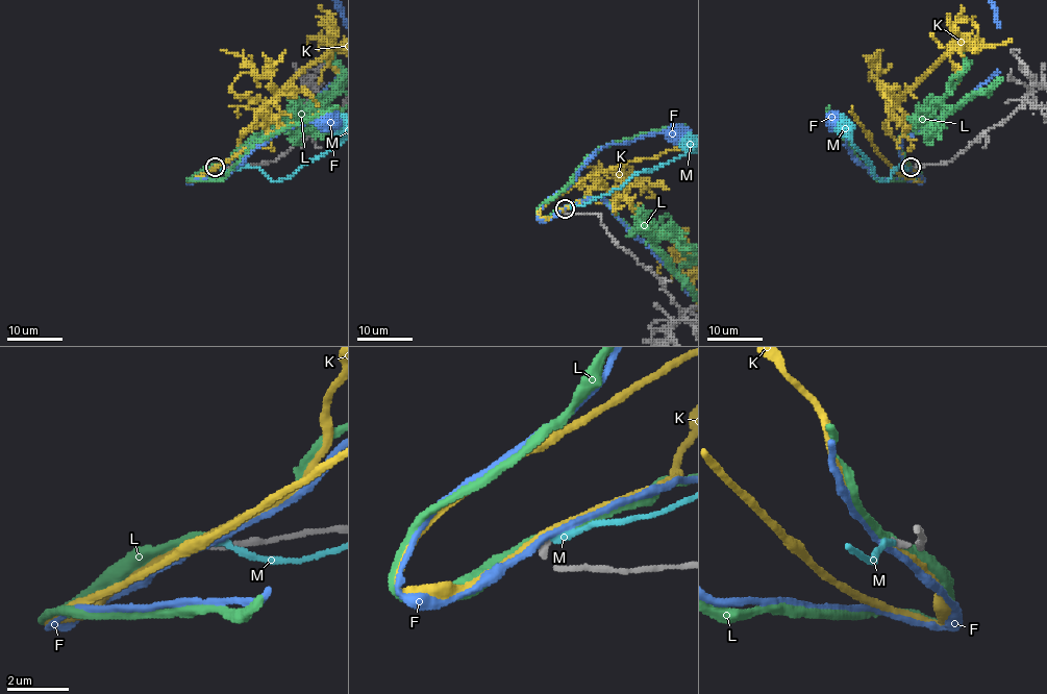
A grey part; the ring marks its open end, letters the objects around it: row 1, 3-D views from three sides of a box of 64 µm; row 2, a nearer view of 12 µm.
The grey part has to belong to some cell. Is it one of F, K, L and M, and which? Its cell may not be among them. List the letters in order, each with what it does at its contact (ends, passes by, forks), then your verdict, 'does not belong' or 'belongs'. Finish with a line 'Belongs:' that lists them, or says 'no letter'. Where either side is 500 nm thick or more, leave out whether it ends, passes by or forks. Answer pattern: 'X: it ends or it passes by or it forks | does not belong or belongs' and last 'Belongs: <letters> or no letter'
F: it passes by | does not belong
K: it passes by | does not belong
L: it passes by | does not belong
M: it ends | belongs
Belongs: M

